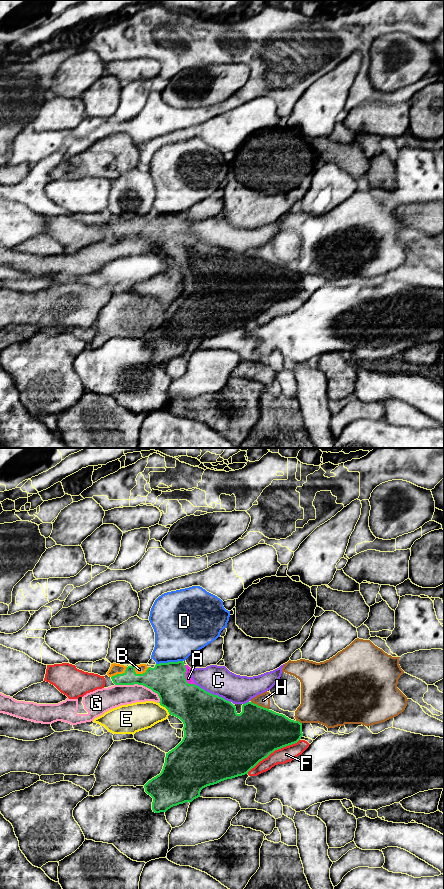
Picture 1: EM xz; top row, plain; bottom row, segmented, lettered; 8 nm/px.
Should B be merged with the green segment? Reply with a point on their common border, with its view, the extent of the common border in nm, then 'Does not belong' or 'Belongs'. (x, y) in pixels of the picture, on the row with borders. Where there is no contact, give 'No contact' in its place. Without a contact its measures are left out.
Touches green at xz (140, 674). Shared border 140 nm. Belongs

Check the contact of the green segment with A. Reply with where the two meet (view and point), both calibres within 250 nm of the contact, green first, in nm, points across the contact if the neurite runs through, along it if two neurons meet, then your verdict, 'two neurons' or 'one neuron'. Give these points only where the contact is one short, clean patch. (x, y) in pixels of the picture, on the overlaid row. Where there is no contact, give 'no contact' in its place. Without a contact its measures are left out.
xz (184, 677) | 320/50 nm | across xz (194, 706), (184, 696), (184, 677), (188, 678) | one neuron

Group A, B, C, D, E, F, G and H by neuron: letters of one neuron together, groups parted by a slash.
A B / C / D / E / F / G / H

